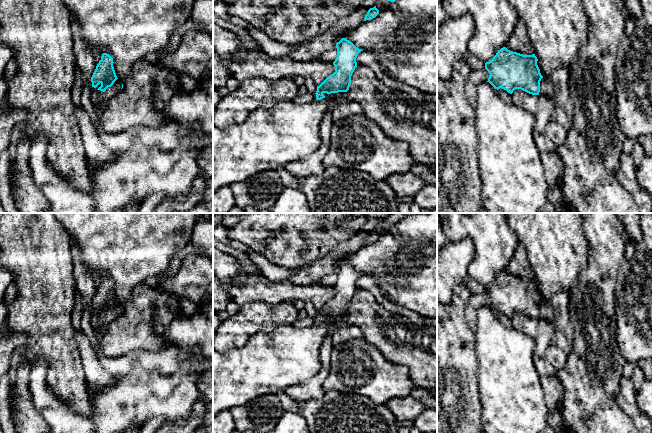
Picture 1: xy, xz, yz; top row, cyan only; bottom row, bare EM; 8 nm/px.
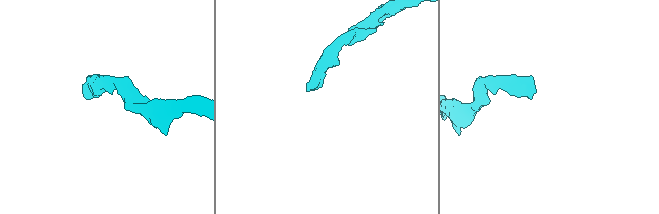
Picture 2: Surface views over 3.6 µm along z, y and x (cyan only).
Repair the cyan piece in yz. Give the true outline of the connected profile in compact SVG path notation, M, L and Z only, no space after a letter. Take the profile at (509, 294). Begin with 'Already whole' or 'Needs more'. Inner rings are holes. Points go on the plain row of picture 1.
Needs more. M506 271L498 274L491 285L485 287L485 293L490 300L488 305L495 313L504 313L512 318L515 313L521 313L532 319L546 320L554 330L554 311L550 302L544 302L537 289L535 278L523 279L508 274Z

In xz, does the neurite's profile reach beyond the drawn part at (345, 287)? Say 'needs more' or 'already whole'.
needs more

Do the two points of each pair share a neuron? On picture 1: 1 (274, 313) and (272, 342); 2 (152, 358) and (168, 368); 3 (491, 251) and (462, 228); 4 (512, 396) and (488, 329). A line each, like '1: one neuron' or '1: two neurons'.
1: two neurons
2: one neuron
3: one neuron
4: one neuron

